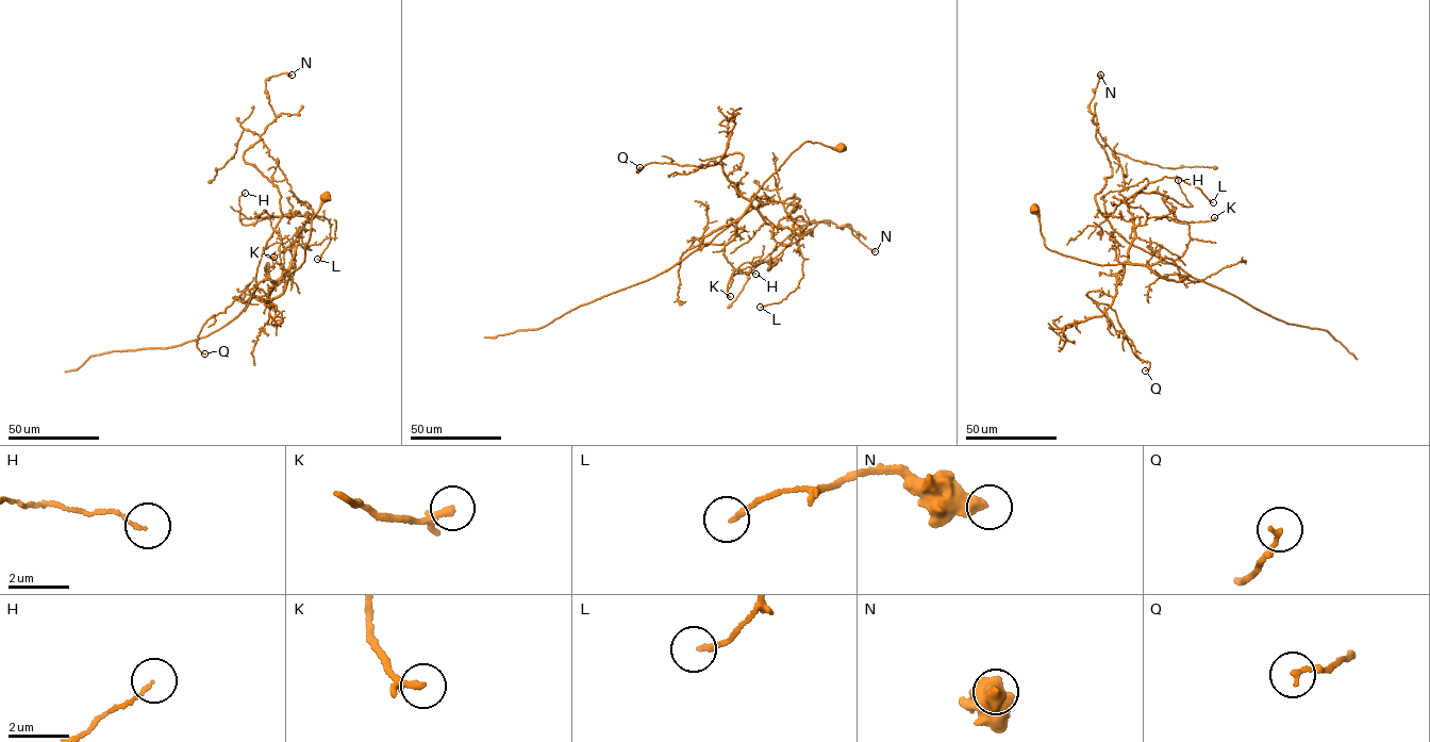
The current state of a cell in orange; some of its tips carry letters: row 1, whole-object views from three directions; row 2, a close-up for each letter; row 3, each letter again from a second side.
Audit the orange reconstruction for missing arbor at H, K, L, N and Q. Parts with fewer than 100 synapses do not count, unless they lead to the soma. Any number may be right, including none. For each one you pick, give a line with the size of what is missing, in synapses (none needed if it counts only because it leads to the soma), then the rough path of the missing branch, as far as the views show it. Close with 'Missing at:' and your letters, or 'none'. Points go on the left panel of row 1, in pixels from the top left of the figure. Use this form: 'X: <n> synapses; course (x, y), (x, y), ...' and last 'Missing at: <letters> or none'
Missing at: none

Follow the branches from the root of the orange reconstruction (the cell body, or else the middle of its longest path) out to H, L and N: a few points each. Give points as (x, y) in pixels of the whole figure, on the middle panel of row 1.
H: (842, 148), (808, 141), (759, 188), (749, 205), (766, 223), (797, 227), (777, 257), (732, 276), (755, 274)
L: (842, 148), (802, 144), (750, 203), (768, 224), (793, 230), (803, 259), (797, 287), (781, 301), (760, 307)
N: (842, 148), (802, 144), (749, 205), (753, 194), (772, 202), (798, 198), (790, 218), (849, 226), (875, 251)

